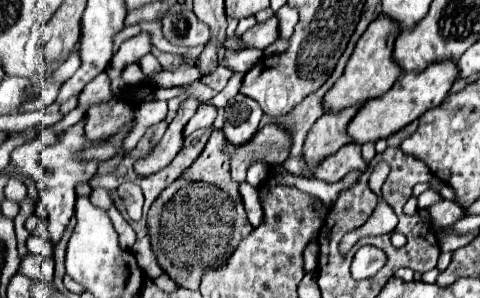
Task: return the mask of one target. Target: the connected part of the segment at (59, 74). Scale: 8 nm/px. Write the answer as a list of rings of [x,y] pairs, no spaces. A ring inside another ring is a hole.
[[[74,52],[74,54],[70,54],[70,58],[66,60],[66,62],[62,62],[62,66],[56,70],[56,80],[68,80],[74,72],[76,72],[76,68],[80,68],[80,56]]]

